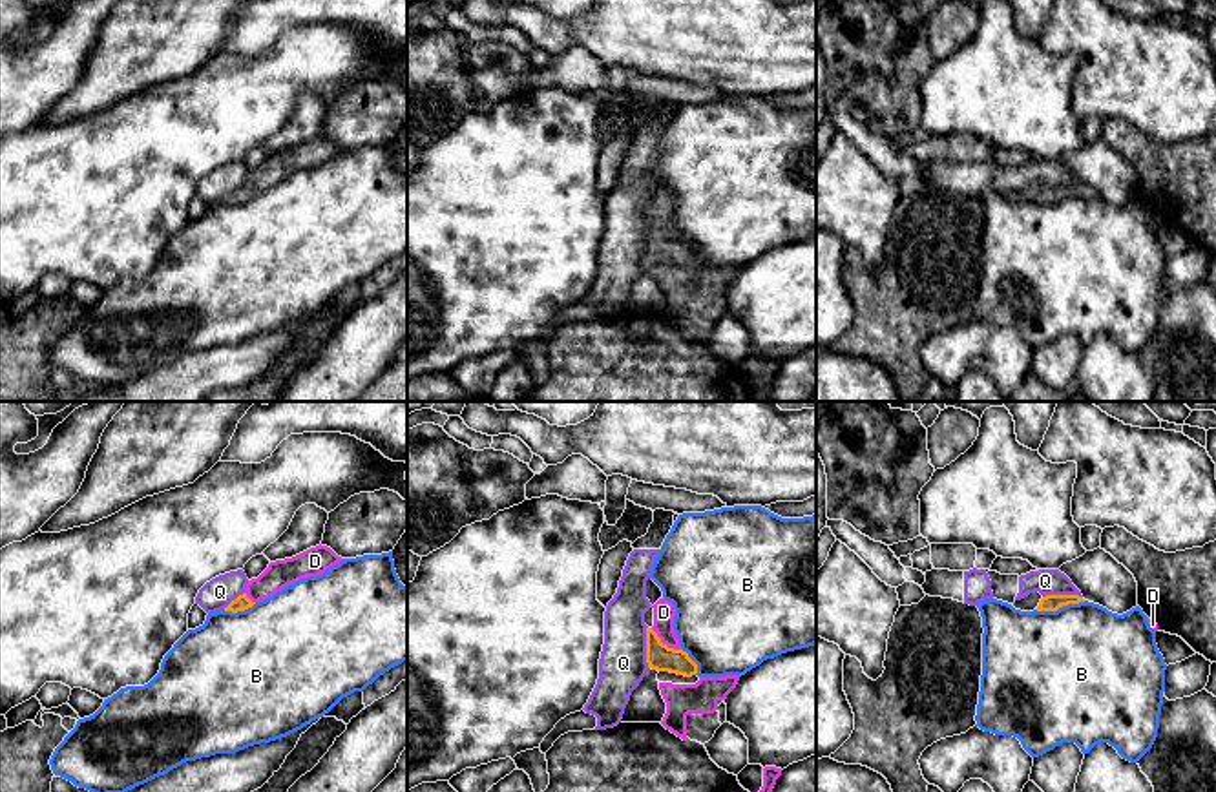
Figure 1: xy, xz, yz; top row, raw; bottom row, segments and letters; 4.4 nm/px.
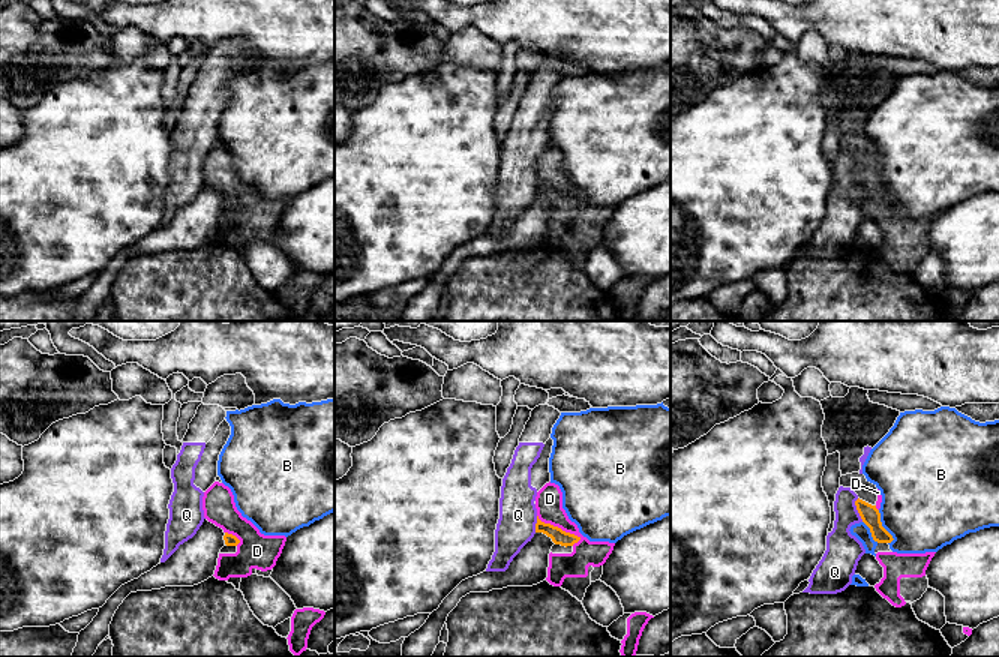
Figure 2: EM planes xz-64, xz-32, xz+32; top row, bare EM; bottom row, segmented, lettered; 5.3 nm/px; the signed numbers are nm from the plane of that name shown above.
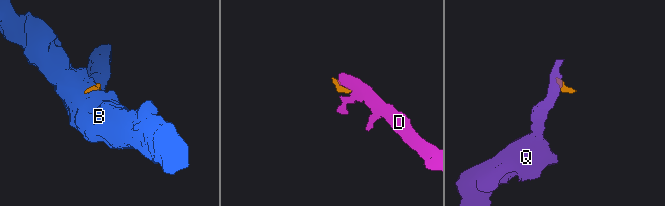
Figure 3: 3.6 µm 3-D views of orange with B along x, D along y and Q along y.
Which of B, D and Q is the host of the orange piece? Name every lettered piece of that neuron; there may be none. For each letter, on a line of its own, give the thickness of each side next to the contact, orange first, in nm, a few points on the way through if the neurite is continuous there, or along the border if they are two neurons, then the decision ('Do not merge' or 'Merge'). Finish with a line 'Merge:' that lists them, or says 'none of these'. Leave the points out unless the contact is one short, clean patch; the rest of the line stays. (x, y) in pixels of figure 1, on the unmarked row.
B: Thickness 80 nm (orange) against 480 nm. Boundary: yz (1085, 192), (1063, 196), (1056, 201), (1036, 201). Do not merge
D: Thickness 120 nm (orange) against 100 nm. Path across: xz (660, 249), (665, 236), (663, 203). Merge
Q: Thickness 120 nm (orange) against 200 nm. Boundary: xz (647, 218), (649, 258). Do not merge
Merge: D

